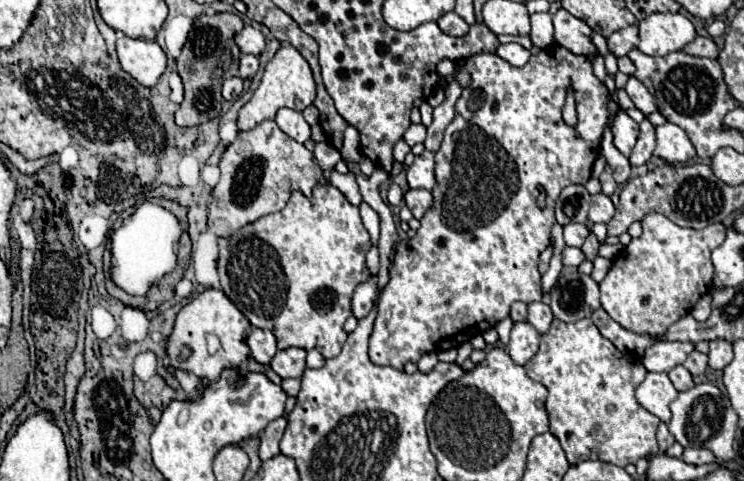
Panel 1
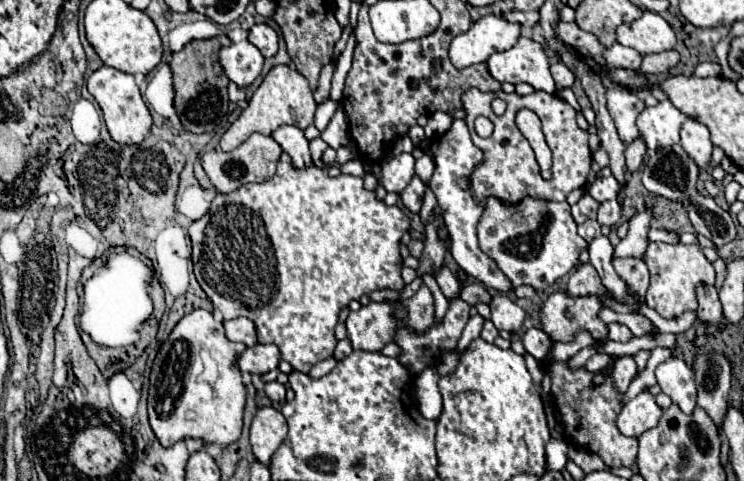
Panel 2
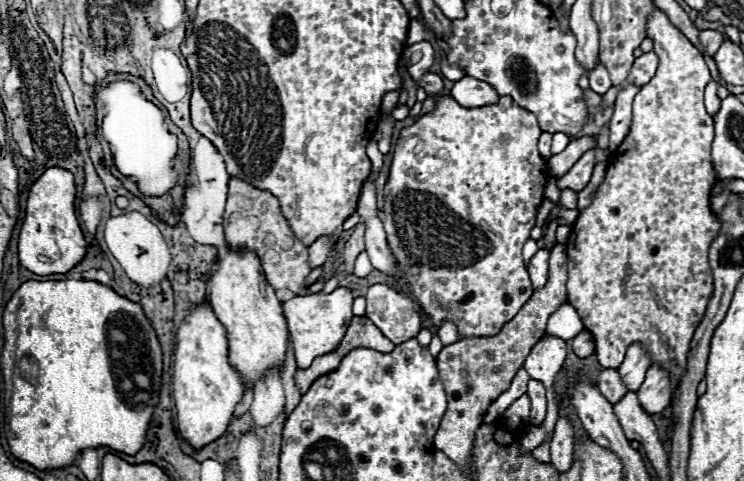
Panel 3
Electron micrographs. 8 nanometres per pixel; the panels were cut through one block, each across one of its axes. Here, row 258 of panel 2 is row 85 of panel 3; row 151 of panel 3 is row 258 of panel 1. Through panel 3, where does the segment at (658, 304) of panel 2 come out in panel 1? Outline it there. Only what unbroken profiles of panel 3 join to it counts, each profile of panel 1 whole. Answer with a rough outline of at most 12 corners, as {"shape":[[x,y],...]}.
{"shape":[[644,216],[600,302],[658,336],[710,290],[724,224]]}

